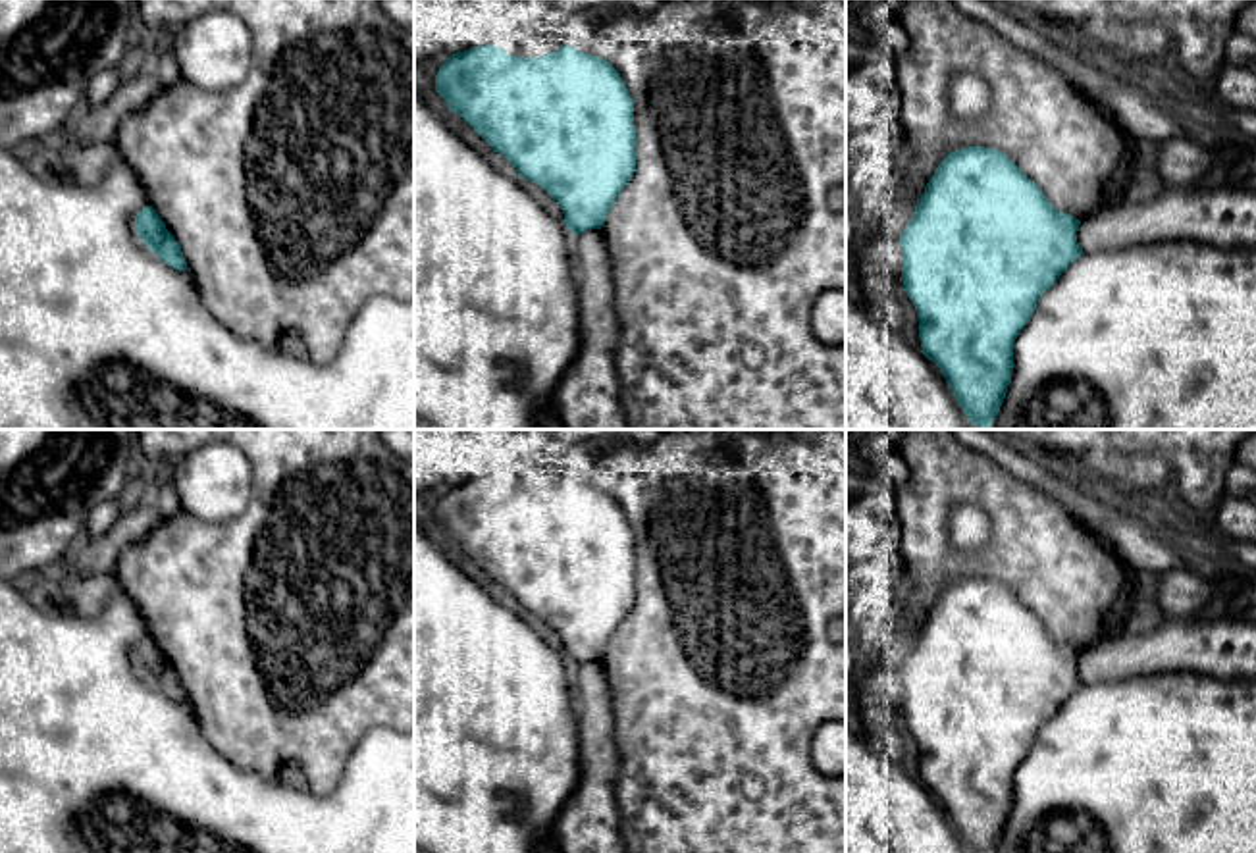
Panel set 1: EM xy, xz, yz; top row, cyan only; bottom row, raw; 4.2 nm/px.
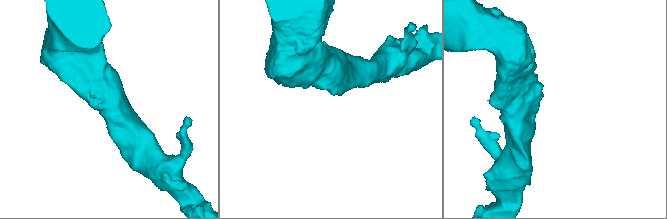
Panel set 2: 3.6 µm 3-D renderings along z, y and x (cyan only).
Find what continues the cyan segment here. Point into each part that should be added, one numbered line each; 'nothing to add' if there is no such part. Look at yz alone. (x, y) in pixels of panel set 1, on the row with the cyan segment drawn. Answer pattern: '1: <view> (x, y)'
nothing to add

